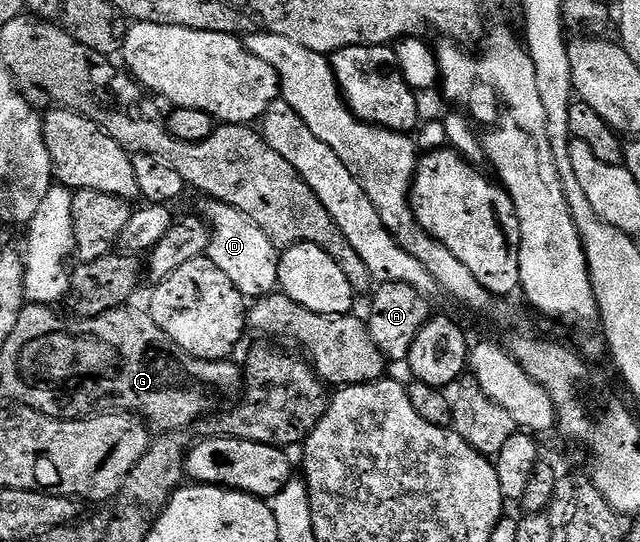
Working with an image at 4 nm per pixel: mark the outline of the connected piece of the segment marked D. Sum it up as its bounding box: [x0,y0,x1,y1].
[201,200,280,300]

